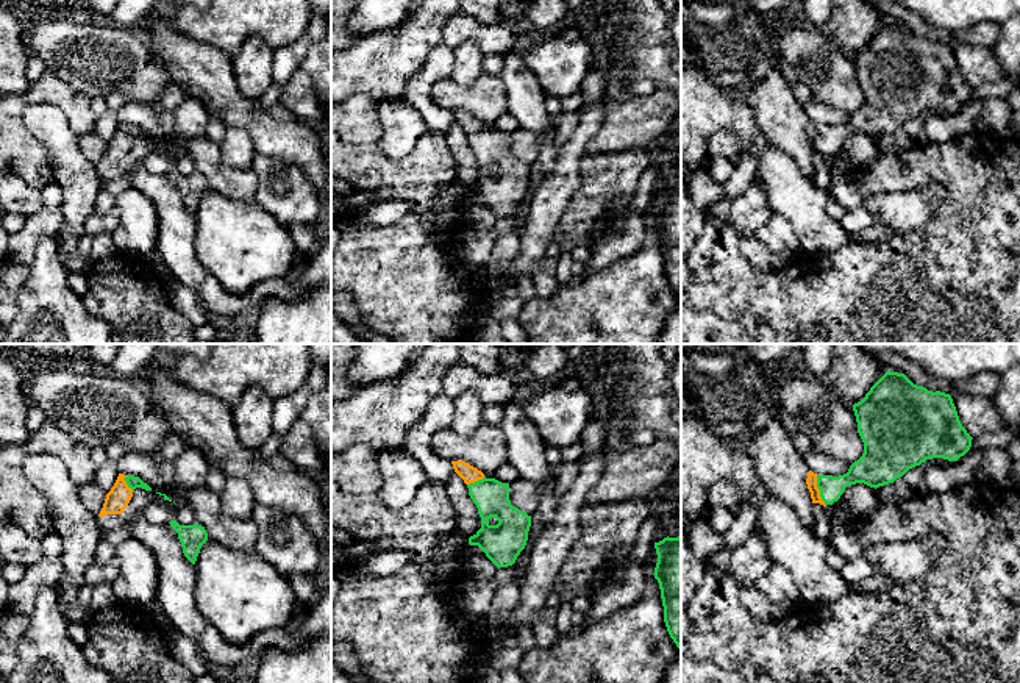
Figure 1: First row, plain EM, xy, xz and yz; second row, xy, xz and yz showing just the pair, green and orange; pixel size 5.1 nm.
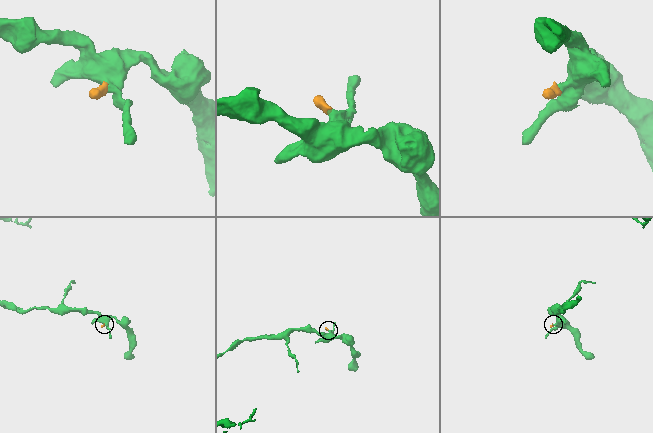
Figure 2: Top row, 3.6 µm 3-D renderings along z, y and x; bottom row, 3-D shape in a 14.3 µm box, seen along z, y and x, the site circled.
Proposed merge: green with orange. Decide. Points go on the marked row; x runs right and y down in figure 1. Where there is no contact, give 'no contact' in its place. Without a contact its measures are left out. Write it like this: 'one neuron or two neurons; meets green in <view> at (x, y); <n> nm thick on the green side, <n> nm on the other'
one neuron; meets green in yz at (820, 491); 130 nm thick on the green side, 60 nm on the other

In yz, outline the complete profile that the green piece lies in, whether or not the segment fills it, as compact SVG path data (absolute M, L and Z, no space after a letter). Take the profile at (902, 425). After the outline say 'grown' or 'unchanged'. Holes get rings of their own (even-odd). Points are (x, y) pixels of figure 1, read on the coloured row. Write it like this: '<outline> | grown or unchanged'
M887 370L865 397L853 405L853 411L858 433L864 442L864 453L850 466L847 474L839 477L817 475L809 470L806 485L812 503L833 505L850 485L864 483L876 489L893 483L926 460L958 461L972 447L973 438L962 427L951 395L917 386L904 374Z | grown

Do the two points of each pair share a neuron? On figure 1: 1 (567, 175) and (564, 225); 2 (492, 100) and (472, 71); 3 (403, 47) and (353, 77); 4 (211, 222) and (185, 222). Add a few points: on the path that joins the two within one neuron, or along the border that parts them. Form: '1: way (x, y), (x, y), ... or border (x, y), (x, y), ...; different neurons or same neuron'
1: border (580, 175), (580, 185), (555, 228); different neurons
2: border (483, 72), (469, 83), (458, 83), (452, 78); different neurons
3: way (391, 47), (380, 47), (363, 64); same neuron
4: border (192, 214), (196, 221), (194, 250), (197, 260); different neurons

